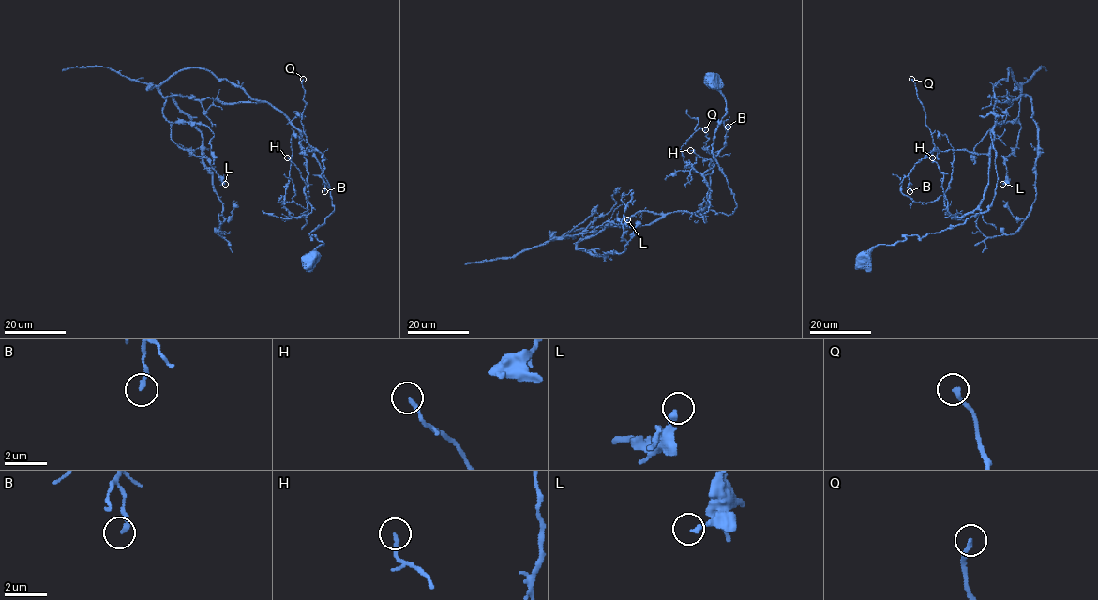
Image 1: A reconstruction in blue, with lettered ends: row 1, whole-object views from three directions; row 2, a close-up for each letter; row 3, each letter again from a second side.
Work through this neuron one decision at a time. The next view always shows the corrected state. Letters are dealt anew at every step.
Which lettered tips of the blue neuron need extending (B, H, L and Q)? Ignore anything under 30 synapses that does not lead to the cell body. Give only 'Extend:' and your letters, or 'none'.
Extend: none

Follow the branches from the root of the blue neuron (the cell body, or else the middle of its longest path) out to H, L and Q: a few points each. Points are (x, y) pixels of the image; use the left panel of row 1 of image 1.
H: (309, 263), (331, 189), (303, 140), (300, 217), (311, 211), (308, 186), (287, 157)
L: (309, 263), (334, 210), (313, 148), (266, 102), (180, 69), (158, 88), (171, 137), (225, 184)
Q: (309, 263), (323, 245), (309, 233), (334, 206), (313, 148), (300, 144), (315, 149), (301, 123), (303, 79)

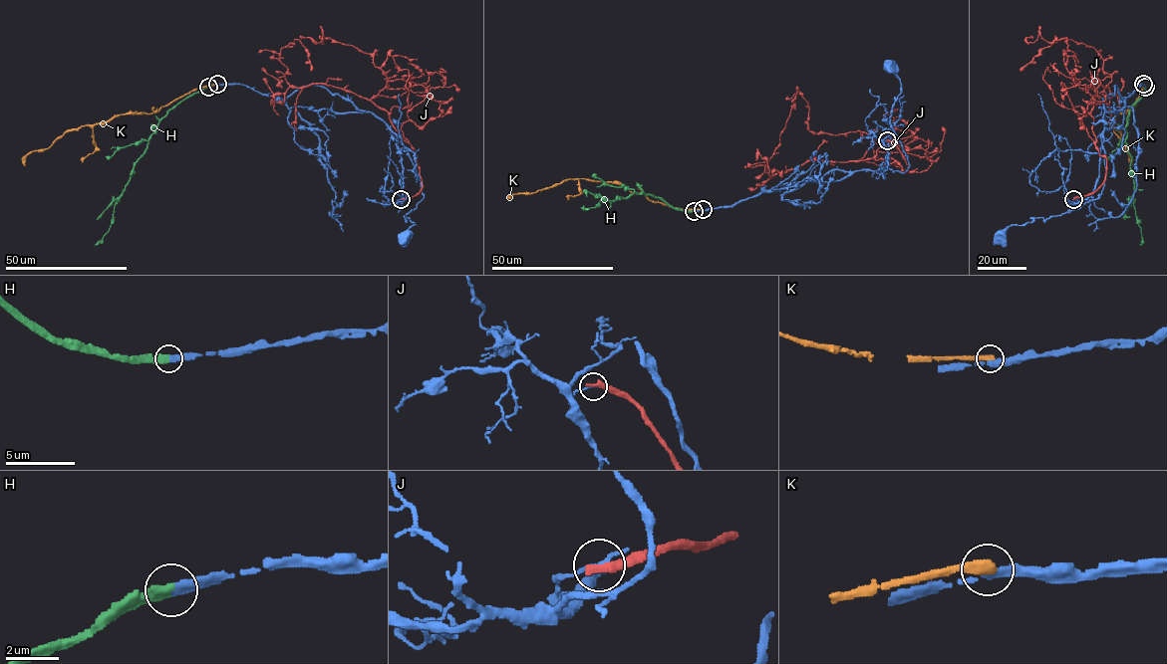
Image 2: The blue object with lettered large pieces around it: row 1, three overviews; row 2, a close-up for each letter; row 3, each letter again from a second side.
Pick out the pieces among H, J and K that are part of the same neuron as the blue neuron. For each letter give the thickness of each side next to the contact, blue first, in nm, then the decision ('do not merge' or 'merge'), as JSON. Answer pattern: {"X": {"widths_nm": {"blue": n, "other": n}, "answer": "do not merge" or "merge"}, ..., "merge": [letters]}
{"H": {"widths_nm": {"blue": 360, "other": 400}, "answer": "merge"}, "J": {"widths_nm": {"blue": 170, "other": 360}, "answer": "do not merge"}, "K": {"widths_nm": {"blue": 320, "other": 400}, "answer": "do not merge"}, "merge": ["H"]}

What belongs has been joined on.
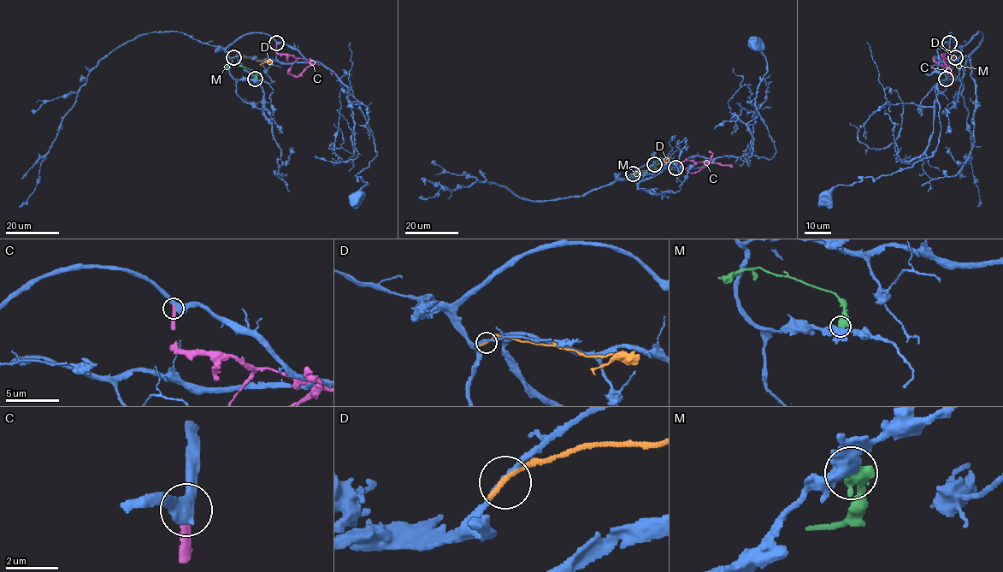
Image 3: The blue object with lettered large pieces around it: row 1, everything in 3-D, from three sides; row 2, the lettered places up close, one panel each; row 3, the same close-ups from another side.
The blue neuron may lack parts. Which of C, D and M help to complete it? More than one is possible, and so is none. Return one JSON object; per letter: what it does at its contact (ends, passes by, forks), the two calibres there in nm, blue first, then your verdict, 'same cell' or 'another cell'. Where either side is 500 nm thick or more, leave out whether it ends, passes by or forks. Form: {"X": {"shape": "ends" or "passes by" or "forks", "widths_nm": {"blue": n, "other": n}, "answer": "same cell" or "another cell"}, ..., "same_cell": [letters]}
{"C": {"shape": "ends", "widths_nm": {"blue": 460, "other": 320}, "answer": "another cell"}, "D": {"shape": "ends", "widths_nm": {"blue": 200, "other": 240}, "answer": "another cell"}, "M": {"widths_nm": {"blue": 600, "other": 650}, "answer": "another cell"}, "same_cell": []}

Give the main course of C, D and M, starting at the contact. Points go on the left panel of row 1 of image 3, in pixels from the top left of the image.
C: (276, 43), (279, 54), (296, 59), (289, 72), (292, 75), (297, 76), (310, 63), (309, 57)
D: (233, 57), (267, 61), (261, 66)
M: (256, 79), (256, 73), (252, 70), (235, 64), (225, 66)

